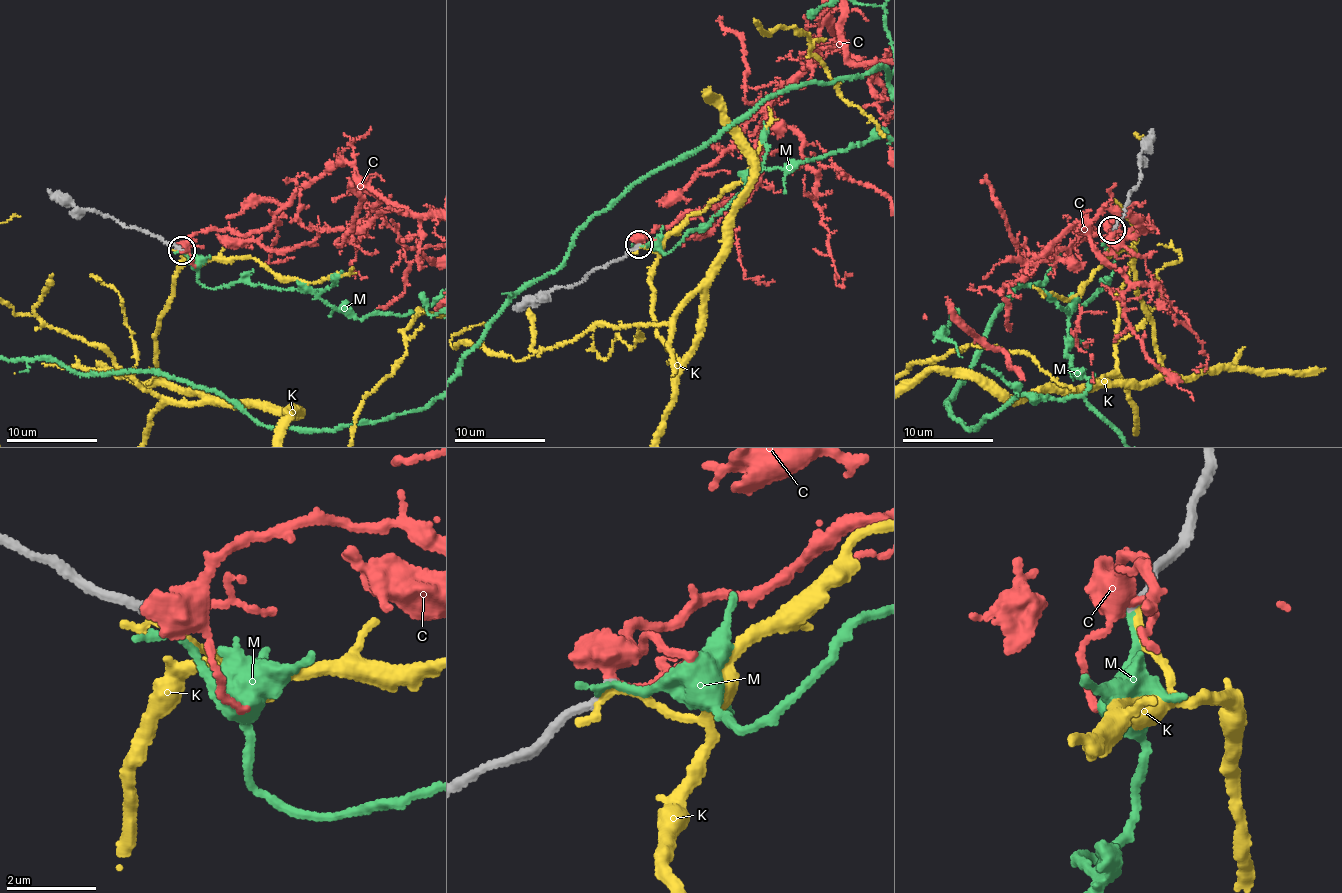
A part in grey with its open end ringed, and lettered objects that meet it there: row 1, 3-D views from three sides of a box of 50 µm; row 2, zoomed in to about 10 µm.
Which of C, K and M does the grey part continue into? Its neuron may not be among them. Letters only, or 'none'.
none

